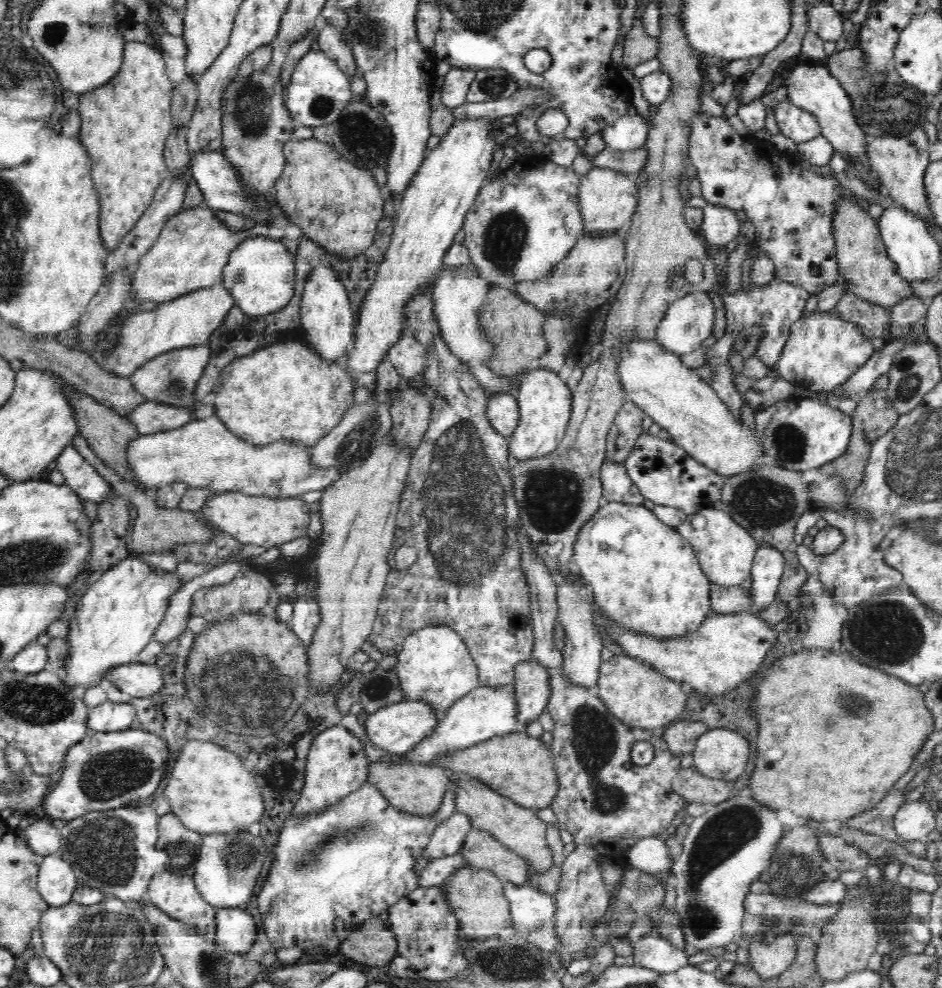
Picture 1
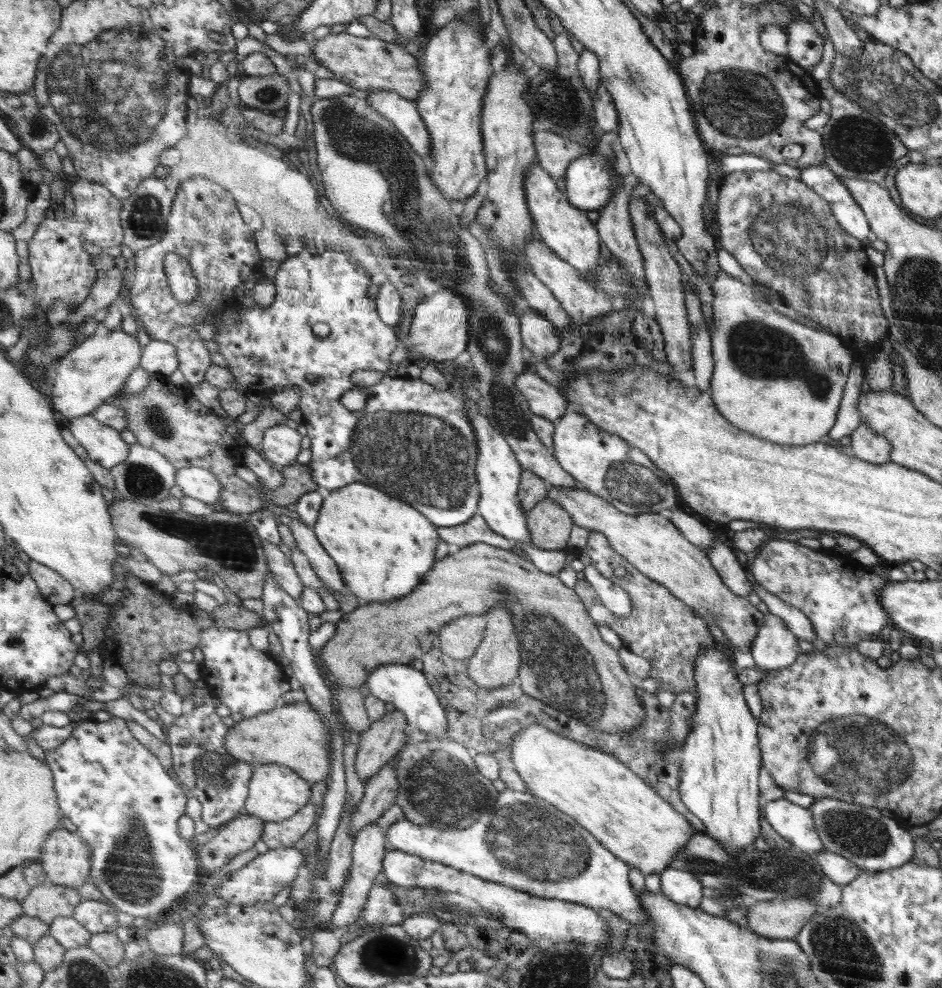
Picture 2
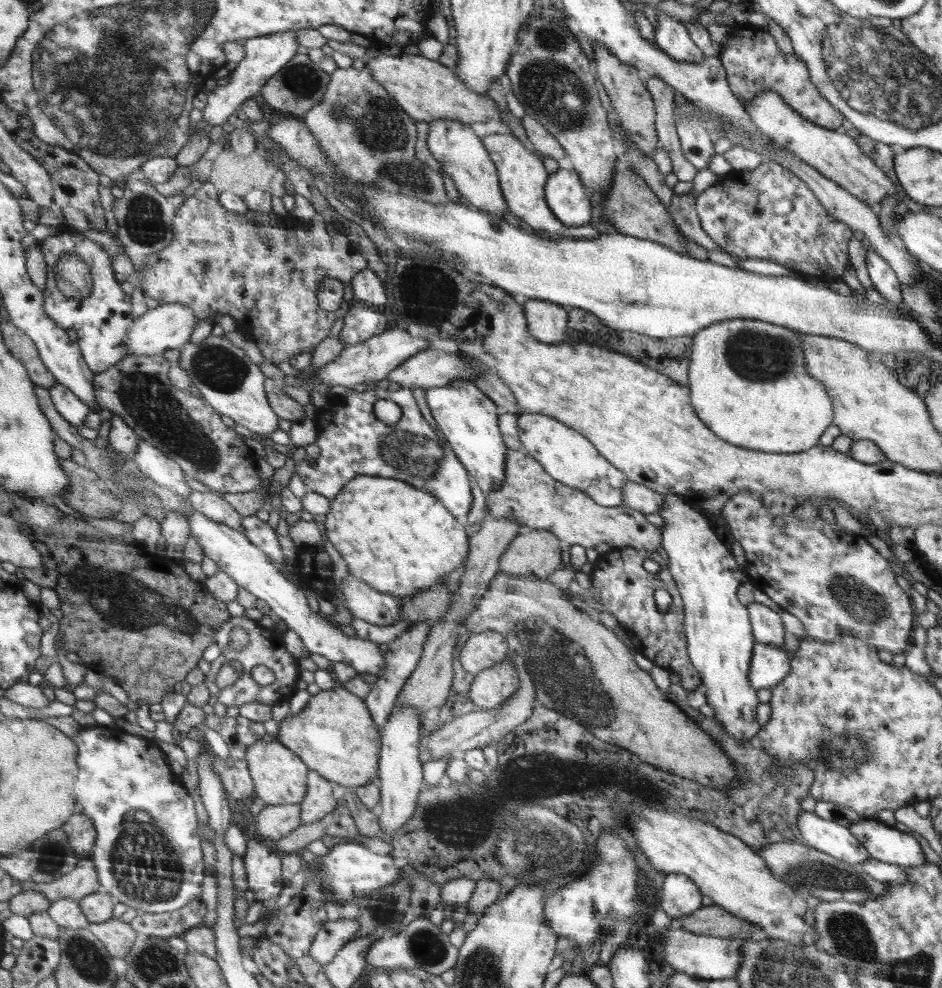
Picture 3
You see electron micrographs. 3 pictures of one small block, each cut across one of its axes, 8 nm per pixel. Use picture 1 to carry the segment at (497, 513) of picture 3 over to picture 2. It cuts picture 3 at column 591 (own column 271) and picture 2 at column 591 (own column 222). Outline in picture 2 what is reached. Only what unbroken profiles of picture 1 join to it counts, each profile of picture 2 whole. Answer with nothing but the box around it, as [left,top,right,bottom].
[547,486,765,650]

